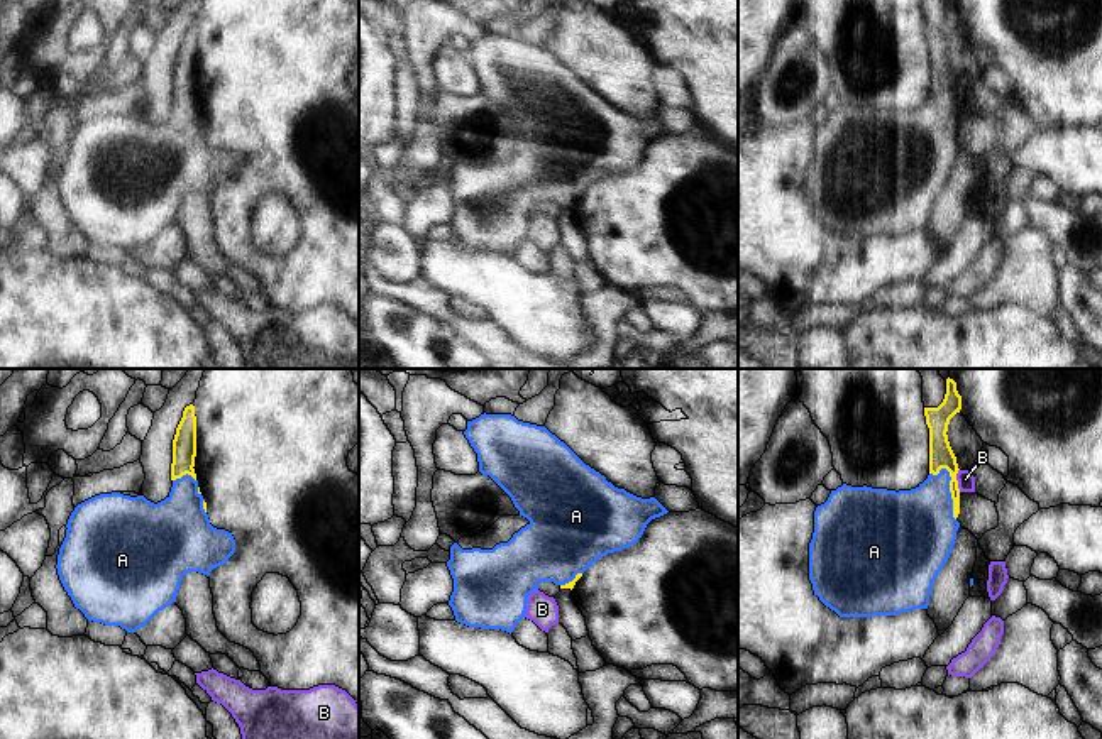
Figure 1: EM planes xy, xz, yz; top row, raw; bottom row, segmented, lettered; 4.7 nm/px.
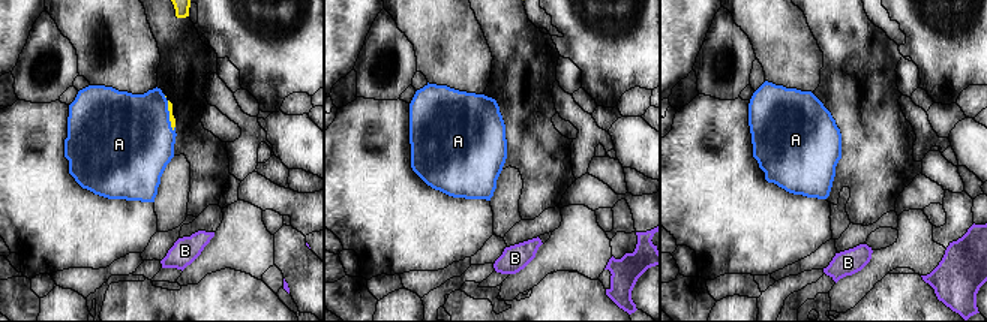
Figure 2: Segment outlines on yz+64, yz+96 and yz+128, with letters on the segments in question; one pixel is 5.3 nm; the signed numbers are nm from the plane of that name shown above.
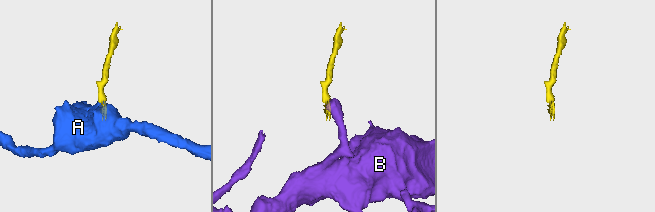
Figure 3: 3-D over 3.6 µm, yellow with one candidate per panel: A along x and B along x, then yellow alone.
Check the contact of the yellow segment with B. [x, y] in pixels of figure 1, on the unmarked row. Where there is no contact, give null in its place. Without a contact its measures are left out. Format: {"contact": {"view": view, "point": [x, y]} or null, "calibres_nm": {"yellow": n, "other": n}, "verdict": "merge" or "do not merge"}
{"contact": {"view": "yz", "point": [957, 102]}, "calibres_nm": {"yellow": 120, "other": 80}, "verdict": "do not merge"}

